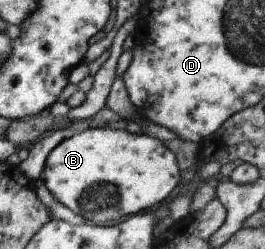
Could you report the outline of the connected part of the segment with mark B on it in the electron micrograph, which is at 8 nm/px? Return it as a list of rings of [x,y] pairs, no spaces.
[[[101,127],[63,138],[47,154],[41,179],[53,198],[94,225],[153,209],[179,182],[175,155],[156,138]]]

